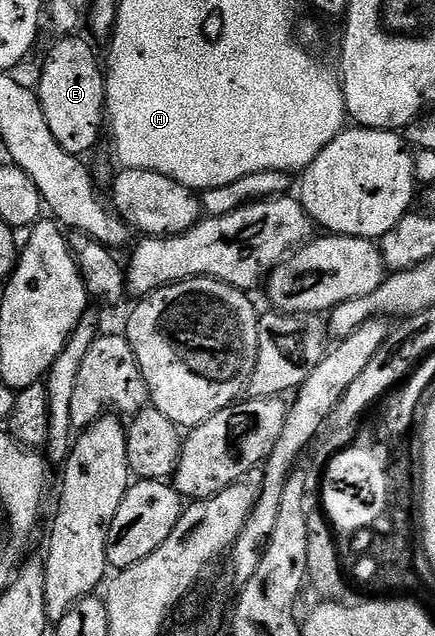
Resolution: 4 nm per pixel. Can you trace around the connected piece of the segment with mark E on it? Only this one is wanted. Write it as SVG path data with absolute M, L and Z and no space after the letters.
M63 37L60 38L59 42L49 53L49 56L45 59L45 68L41 71L41 84L36 84L35 90L38 97L41 99L41 104L43 105L43 113L47 117L47 125L51 128L51 133L55 137L55 141L59 141L59 145L63 145L63 149L67 153L78 157L85 157L85 154L96 145L101 139L101 127L103 131L103 124L106 122L107 116L105 114L105 77L103 74L103 67L97 64L97 55L84 43L83 40L77 39L81 37Z

